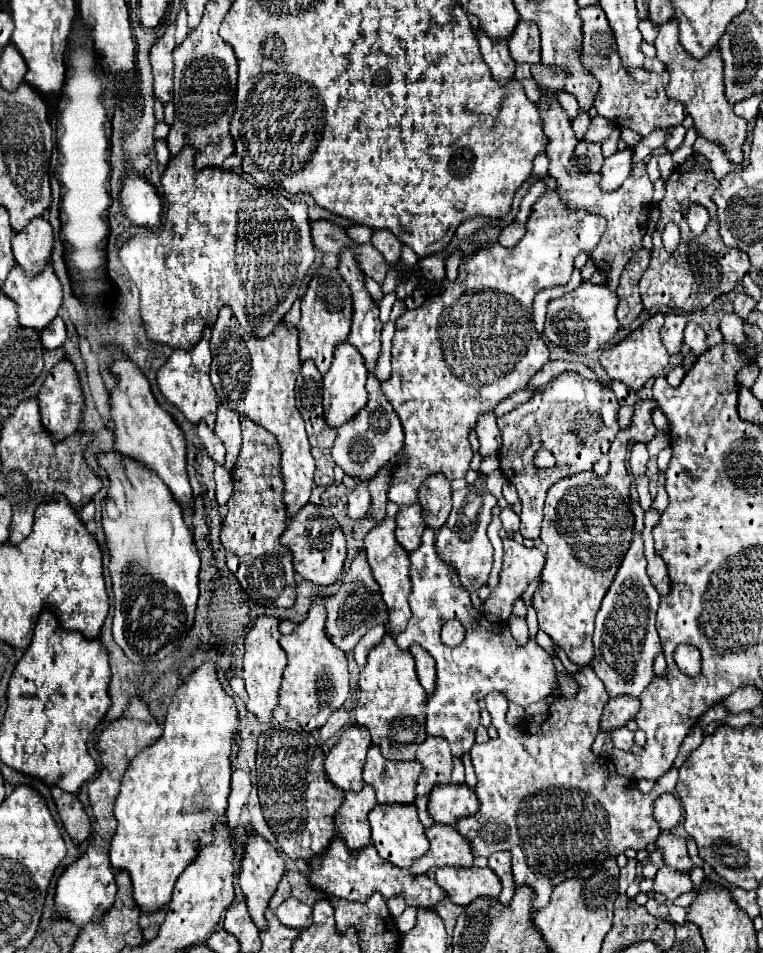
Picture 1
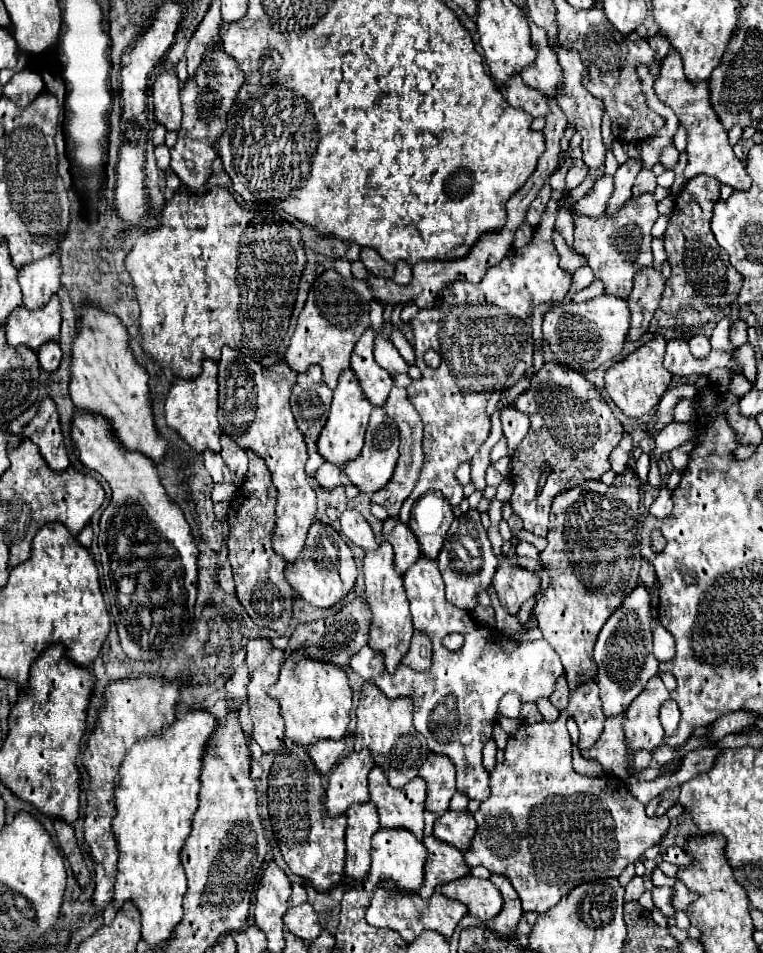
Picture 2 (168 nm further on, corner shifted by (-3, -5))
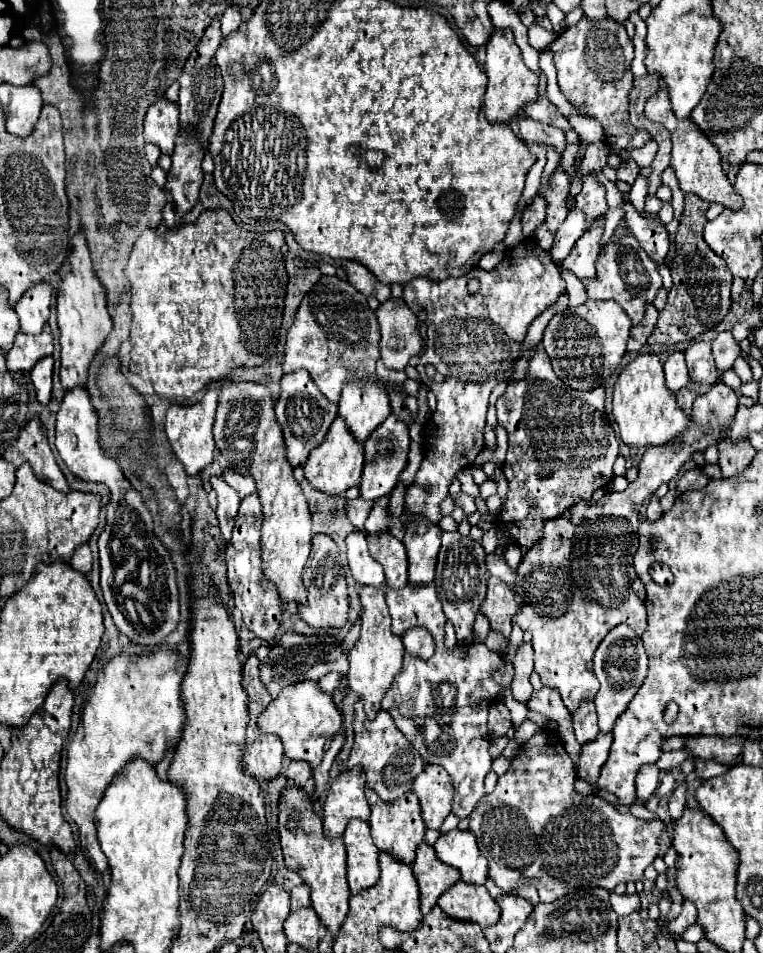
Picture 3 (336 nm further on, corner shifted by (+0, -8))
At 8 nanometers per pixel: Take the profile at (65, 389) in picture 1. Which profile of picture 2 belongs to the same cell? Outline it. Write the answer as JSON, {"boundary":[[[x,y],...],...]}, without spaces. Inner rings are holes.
{"boundary":[[[50,397],[42,399],[34,419],[20,431],[20,439],[30,439],[38,445],[42,457],[54,471],[64,471],[68,463],[68,455],[60,435],[60,421],[56,413],[56,405]]]}

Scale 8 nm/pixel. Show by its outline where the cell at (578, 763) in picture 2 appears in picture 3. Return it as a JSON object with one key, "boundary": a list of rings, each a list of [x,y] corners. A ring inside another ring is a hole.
{"boundary":[[[541,688],[541,690],[533,692],[533,696],[527,702],[527,708],[535,710],[535,712],[541,712],[549,720],[557,722],[559,726],[558,735],[565,743],[565,749],[570,758],[576,763],[579,758],[581,744],[575,738],[571,714],[563,704],[559,692],[555,688]]]}

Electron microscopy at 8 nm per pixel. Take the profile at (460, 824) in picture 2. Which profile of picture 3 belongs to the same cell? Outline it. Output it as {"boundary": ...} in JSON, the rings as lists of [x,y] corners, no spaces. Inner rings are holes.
{"boundary":[[[453,828],[441,834],[435,842],[435,852],[441,862],[461,872],[461,880],[471,884],[485,884],[487,860],[479,852],[475,836],[469,830]]]}

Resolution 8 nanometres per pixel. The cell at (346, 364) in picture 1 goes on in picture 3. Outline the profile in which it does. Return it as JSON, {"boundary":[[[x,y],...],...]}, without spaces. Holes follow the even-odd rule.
{"boundary":[[[337,416],[333,420],[325,440],[315,450],[311,450],[311,454],[309,454],[307,462],[305,462],[305,478],[319,492],[331,494],[331,496],[339,496],[347,488],[359,484],[363,462],[365,462],[363,444],[359,444],[359,440],[351,434],[351,430],[347,428],[345,420],[341,416]]]}

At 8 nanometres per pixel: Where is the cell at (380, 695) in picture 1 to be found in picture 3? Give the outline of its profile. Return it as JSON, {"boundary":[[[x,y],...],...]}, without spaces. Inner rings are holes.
{"boundary":[[[359,700],[355,706],[353,730],[355,730],[355,744],[351,748],[347,768],[363,766],[365,776],[367,776],[367,786],[373,788],[379,794],[379,798],[385,802],[391,802],[391,800],[403,796],[407,790],[411,790],[411,784],[413,784],[415,776],[419,772],[423,772],[425,762],[419,756],[419,752],[415,752],[413,744],[405,738],[405,734],[399,732],[399,728],[391,720],[391,716],[385,710],[379,710],[377,716],[373,720],[369,720],[363,712],[363,702]]]}

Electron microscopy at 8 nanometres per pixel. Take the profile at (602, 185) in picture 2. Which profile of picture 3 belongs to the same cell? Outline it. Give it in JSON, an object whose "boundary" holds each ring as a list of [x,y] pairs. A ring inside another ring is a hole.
{"boundary":[[[579,208],[569,210],[565,222],[561,224],[561,228],[559,228],[557,236],[555,236],[555,248],[551,248],[551,252],[549,252],[555,262],[557,260],[565,260],[569,256],[575,240],[583,234],[585,224],[587,224],[587,220],[585,220],[585,212],[583,210],[579,210]]]}

